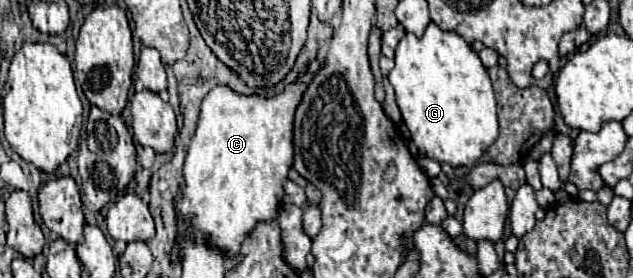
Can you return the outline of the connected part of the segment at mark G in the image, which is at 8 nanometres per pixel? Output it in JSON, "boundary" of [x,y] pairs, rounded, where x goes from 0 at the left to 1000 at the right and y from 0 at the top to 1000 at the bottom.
{"boundary":[[[684,79],[671,101],[665,137],[643,115],[624,173],[624,237],[615,259],[615,295],[624,317],[627,374],[649,496],[656,525],[675,554],[675,568],[706,583],[712,597],[744,604],[785,504],[785,381],[769,245],[744,158],[735,151],[731,129],[722,129],[722,115],[703,115]]]}

